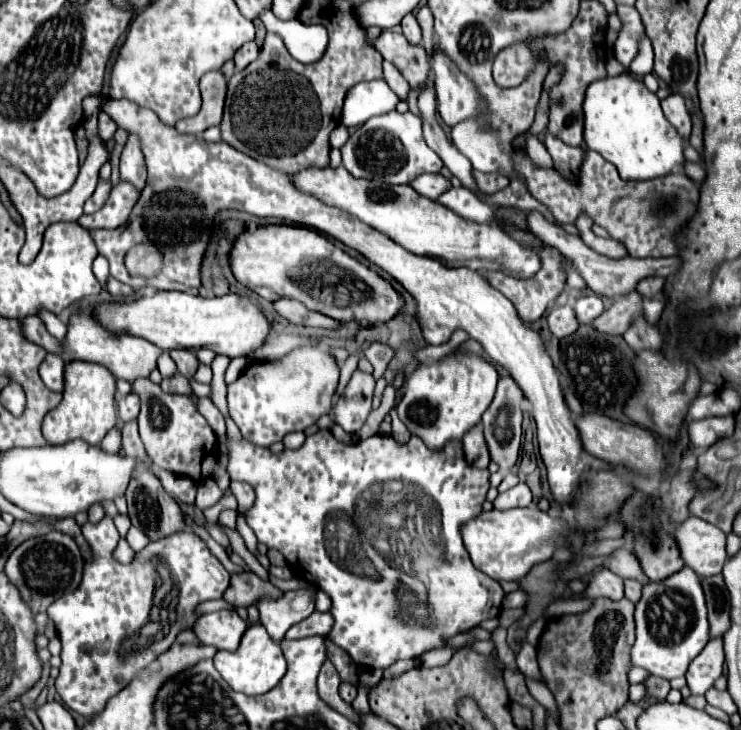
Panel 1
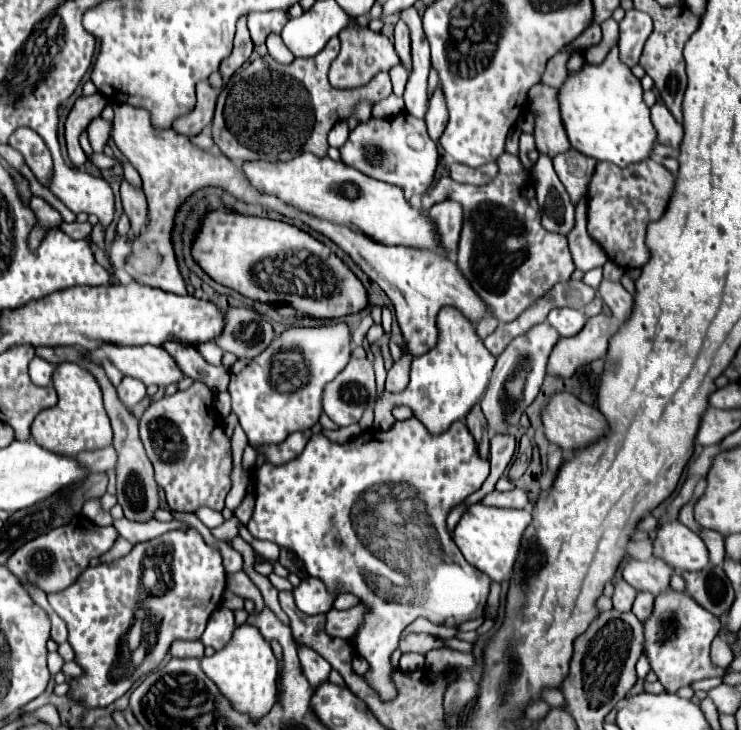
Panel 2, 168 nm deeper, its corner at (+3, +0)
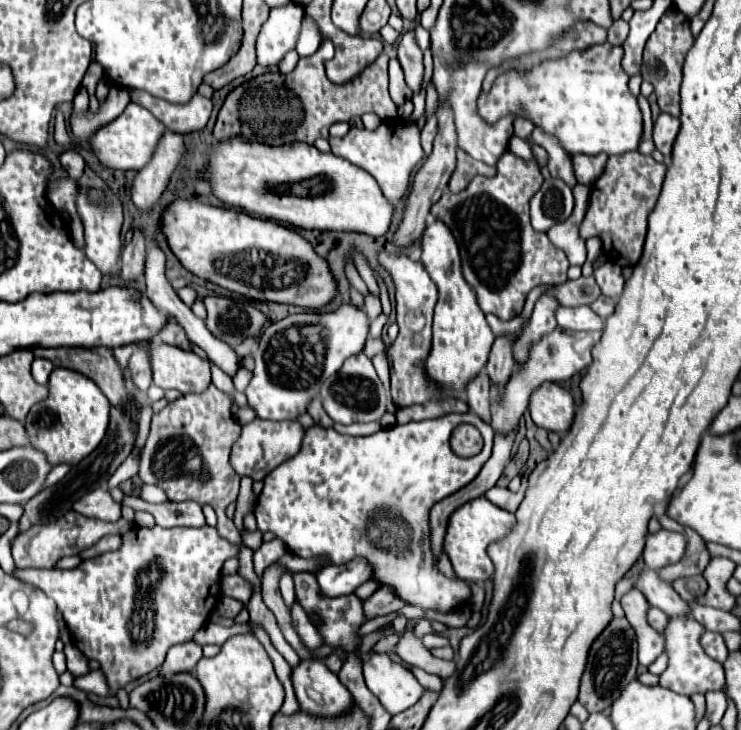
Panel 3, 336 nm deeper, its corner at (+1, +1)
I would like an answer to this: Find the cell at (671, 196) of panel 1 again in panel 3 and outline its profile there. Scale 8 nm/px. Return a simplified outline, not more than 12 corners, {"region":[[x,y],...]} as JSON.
{"region":[[612,155],[578,231],[634,267],[666,165]]}

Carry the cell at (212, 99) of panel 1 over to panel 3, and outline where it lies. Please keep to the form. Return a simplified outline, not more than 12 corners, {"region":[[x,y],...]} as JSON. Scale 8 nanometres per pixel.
{"region":[[128,89],[166,129],[190,133],[202,129],[212,101],[194,95],[174,105],[140,89]]}

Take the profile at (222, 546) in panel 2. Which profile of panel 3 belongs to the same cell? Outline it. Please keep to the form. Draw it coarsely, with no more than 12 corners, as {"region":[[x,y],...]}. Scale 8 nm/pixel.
{"region":[[142,485],[140,497],[148,503],[162,503],[166,495],[160,487]]}

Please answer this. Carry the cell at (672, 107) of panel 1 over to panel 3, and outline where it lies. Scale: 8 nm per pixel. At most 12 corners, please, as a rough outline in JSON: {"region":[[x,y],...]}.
{"region":[[660,113],[654,121],[654,145],[670,159],[680,119]]}

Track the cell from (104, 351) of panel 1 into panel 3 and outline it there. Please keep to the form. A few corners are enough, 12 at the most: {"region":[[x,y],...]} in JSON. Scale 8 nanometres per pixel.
{"region":[[150,343],[154,383],[180,393],[212,385],[210,361]]}

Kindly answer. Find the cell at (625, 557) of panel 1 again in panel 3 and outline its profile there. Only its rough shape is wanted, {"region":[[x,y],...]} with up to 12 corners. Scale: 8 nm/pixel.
{"region":[[642,571],[636,589],[652,607],[674,617],[690,615],[688,603],[662,583],[656,571]]}

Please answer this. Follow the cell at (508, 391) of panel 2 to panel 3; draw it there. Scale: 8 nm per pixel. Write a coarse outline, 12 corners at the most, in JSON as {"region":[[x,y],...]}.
{"region":[[542,295],[520,339],[514,343],[516,363],[524,363],[530,343],[556,329],[554,295]]}

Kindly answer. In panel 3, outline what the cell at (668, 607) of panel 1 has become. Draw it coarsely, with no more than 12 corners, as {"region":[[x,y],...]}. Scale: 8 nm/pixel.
{"region":[[694,617],[670,619],[660,685],[680,693],[724,689],[724,667],[704,653]]}

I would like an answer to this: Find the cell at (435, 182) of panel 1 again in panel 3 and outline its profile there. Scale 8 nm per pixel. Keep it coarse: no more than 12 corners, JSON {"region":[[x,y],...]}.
{"region":[[506,151],[432,207],[484,313],[510,321],[568,259],[530,225],[536,161]]}

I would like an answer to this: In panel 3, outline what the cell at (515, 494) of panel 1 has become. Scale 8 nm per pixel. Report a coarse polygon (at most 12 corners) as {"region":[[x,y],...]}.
{"region":[[492,487],[486,497],[494,505],[514,513],[524,491]]}

